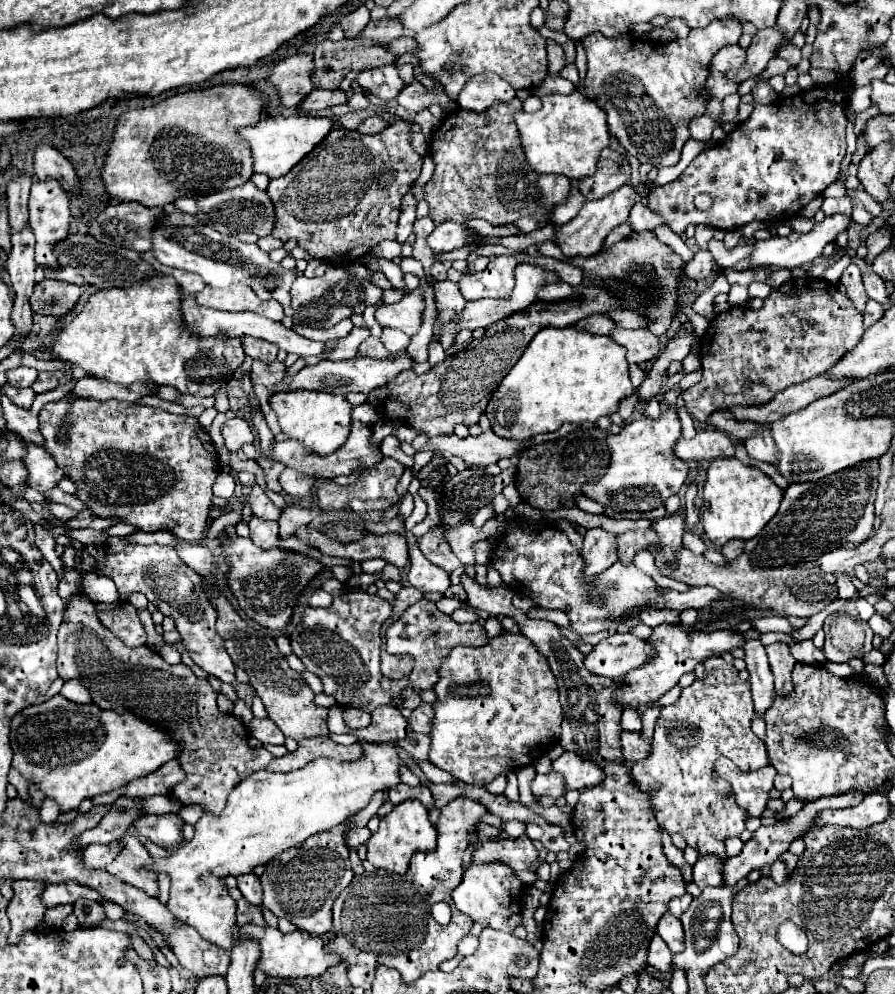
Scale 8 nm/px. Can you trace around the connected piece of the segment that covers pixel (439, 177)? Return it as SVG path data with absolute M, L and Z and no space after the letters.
M512 99L508 103L494 103L490 109L476 113L476 111L466 111L466 109L458 109L450 115L444 117L444 121L436 127L436 131L430 137L430 157L436 165L432 179L426 183L426 203L430 207L430 217L436 225L440 225L442 221L456 221L456 223L464 223L468 219L486 219L492 225L504 225L504 223L514 223L520 217L526 217L530 213L534 213L534 201L538 201L538 187L534 185L534 181L538 181L538 173L534 173L534 169L530 169L530 163L526 161L526 155L522 153L522 141L518 137L518 127L514 125L514 113L522 111L522 101L520 99Z

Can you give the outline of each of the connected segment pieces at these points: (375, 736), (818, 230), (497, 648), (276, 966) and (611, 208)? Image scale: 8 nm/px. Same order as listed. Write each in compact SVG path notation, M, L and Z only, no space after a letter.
M378 707L372 713L372 723L364 729L356 729L354 735L360 741L370 741L370 743L386 743L386 741L400 741L408 733L408 721L402 717L402 713L392 707Z
M830 215L826 217L822 223L816 223L814 229L806 235L792 231L788 237L770 237L766 241L756 241L756 247L752 251L752 255L748 257L748 267L756 269L756 267L766 267L766 269L794 269L794 267L804 267L806 263L814 261L816 257L822 255L824 247L832 241L836 241L836 237L842 231L848 231L852 227L852 217L850 215Z
M506 633L506 635L500 635L500 637L492 637L488 645L484 647L478 647L478 649L472 649L472 647L456 647L452 649L450 657L444 661L444 665L440 667L440 681L438 685L434 687L436 695L438 695L438 703L434 705L434 723L432 723L432 753L430 753L430 763L452 773L458 781L466 783L466 785L488 785L494 777L502 775L506 769L520 769L524 765L528 765L530 761L534 763L538 759L538 753L528 753L528 749L538 749L538 751L546 751L544 747L548 747L546 743L550 741L556 741L558 735L560 735L560 723L562 723L562 707L560 707L560 701L558 701L558 687L556 687L556 681L554 681L554 675L550 673L550 667L548 667L548 661L546 657L542 657L538 653L538 649L534 647L534 643L524 637L522 633L518 635L512 635L512 633Z
M246 925L240 929L240 933L244 935L252 935L254 939L258 939L260 947L262 947L262 957L258 961L258 967L270 975L270 977L318 977L322 975L328 967L340 963L340 957L336 957L334 953L330 953L326 949L326 945L334 939L334 933L326 933L326 935L312 935L312 933L304 933L300 929L284 935L274 927L256 927L256 925Z
M624 185L624 187L620 187L618 191L614 191L612 195L600 199L600 201L586 201L586 203L582 205L582 209L578 211L578 215L576 215L572 221L568 221L566 225L558 225L558 227L556 227L554 243L560 247L562 255L568 257L568 259L578 257L578 255L590 257L590 255L600 253L600 251L602 251L602 245L604 245L604 241L606 241L606 235L608 235L614 227L618 227L620 223L626 221L626 217L628 217L628 213L630 213L630 207L636 203L634 199L636 199L634 189L632 189L630 185Z

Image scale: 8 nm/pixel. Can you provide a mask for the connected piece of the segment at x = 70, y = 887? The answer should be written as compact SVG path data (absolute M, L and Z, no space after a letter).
M62 881L62 883L52 883L44 889L42 893L42 901L48 905L48 907L54 907L54 905L60 905L60 903L74 903L76 899L94 899L94 901L100 901L100 895L98 891L86 886L80 885L78 881Z

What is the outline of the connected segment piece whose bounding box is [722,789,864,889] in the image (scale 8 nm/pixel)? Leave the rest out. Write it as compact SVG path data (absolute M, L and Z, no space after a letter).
M852 789L844 795L836 795L836 797L822 797L822 799L816 799L816 801L810 801L800 813L796 813L794 817L790 817L788 821L778 821L774 827L760 827L754 837L744 843L744 849L740 855L736 857L728 857L726 859L726 869L722 869L722 875L726 877L726 885L724 887L734 887L740 879L744 879L752 869L762 869L766 863L774 863L778 859L780 853L784 853L788 847L790 847L790 841L796 839L796 837L802 837L802 833L806 833L806 829L810 829L814 825L814 821L818 819L820 811L824 809L844 809L844 807L852 807L852 805L858 805L862 801L864 793L858 791L858 789Z

